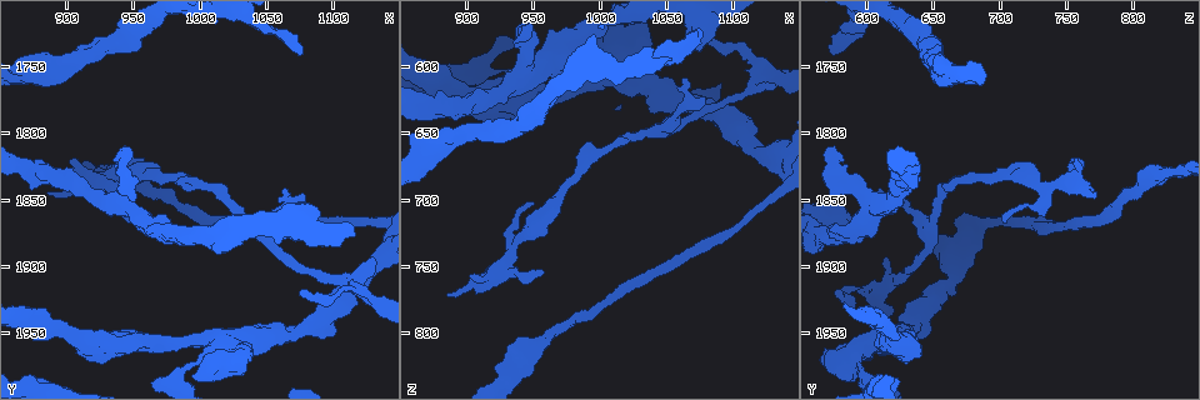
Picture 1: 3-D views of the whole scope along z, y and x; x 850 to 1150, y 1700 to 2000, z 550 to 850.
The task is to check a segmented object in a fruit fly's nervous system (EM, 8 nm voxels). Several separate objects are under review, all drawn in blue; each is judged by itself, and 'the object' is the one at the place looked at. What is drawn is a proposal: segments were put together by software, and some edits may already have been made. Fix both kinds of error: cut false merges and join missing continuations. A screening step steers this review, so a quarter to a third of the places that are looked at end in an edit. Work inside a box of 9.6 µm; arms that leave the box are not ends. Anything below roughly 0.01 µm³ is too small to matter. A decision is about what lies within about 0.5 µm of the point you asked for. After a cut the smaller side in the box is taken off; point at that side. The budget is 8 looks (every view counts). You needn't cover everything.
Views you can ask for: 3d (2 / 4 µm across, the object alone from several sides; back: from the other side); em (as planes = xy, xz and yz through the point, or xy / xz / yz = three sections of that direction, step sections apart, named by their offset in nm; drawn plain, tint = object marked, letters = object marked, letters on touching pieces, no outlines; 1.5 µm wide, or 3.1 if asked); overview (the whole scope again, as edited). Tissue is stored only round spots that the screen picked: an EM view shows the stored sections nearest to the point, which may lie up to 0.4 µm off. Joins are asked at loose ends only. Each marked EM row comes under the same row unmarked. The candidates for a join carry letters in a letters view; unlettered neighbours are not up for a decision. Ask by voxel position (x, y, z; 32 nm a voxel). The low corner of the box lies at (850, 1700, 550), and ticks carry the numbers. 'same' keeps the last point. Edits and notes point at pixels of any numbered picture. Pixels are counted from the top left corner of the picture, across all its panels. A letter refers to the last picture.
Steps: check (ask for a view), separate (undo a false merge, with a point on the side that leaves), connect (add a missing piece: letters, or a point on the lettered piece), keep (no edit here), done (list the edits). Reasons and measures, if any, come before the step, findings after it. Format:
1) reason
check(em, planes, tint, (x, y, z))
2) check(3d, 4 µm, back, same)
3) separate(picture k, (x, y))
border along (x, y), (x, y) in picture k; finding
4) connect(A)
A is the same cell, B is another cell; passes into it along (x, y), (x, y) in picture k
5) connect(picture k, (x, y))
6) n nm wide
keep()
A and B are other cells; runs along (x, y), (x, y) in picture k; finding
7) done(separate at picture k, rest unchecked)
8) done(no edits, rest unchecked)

an open end
check(3d, 4 µm, back, (1076, 1740, 572))

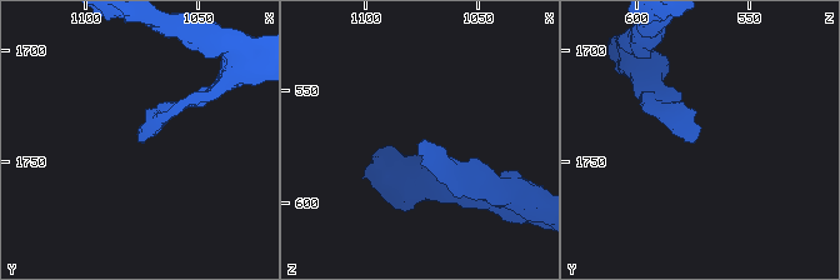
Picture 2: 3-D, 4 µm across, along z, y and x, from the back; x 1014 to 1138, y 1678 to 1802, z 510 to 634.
now the EM
check(em, yz, step 8, letters, (1076, 1740, 573))

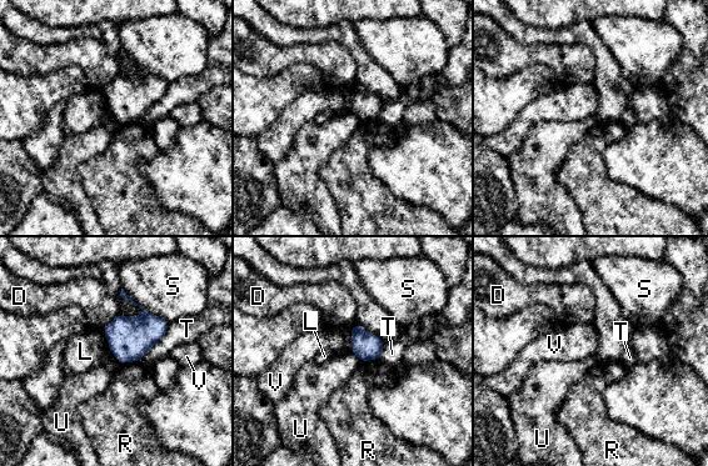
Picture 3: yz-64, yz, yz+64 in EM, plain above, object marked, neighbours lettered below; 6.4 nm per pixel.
cut it another way
check(em, planes, letters, same)

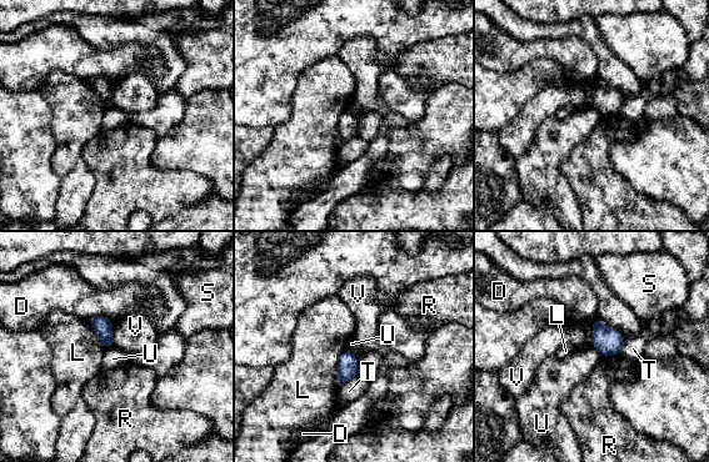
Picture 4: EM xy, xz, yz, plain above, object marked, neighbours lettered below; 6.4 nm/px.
110 nm wide
keep()
D, L, R, S, T, U and V are other cells; none of them fits

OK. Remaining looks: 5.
check(em, planes, tint, (886, 1844, 774))

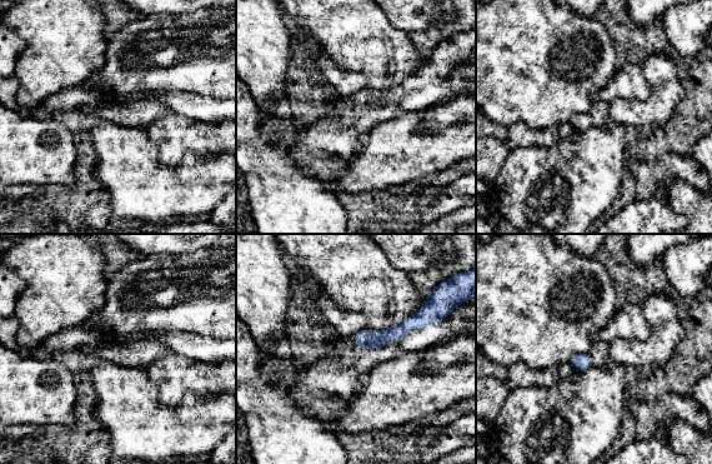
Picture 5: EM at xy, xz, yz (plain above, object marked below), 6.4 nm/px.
check(em, planes, letters, same)

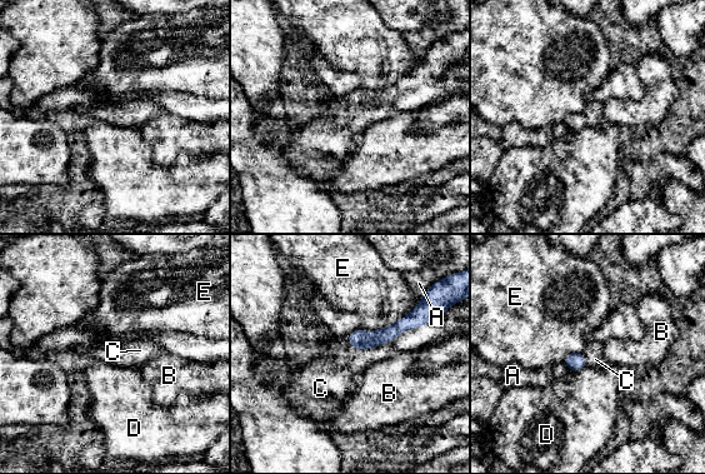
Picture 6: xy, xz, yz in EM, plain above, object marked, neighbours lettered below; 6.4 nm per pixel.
E touches over 440 nm
connect(C)
C is the same cell, A, B, D and E are other cells; the cell continues

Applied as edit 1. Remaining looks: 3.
check(em, xz, step 8, letters, (948, 1810, 574))

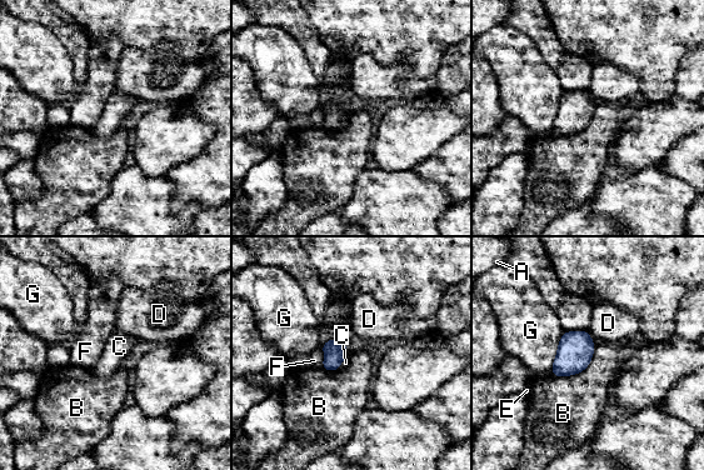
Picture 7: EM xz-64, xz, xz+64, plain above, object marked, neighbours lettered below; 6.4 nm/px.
150 nm wide
keep()
A, B, C, D, E, F and G are other cells; none of them fits

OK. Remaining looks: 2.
done(connect at picture 6, rest unchecked)

